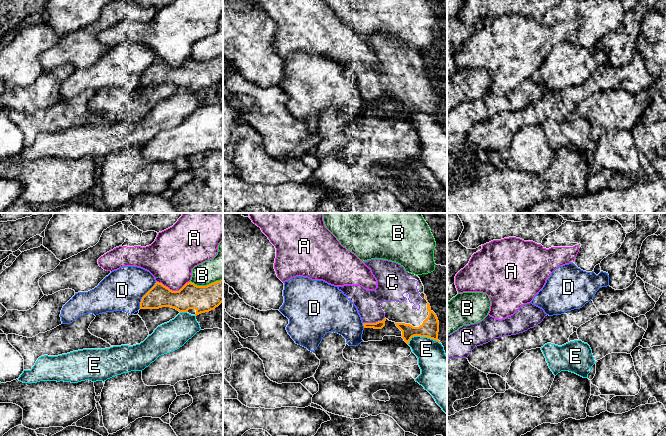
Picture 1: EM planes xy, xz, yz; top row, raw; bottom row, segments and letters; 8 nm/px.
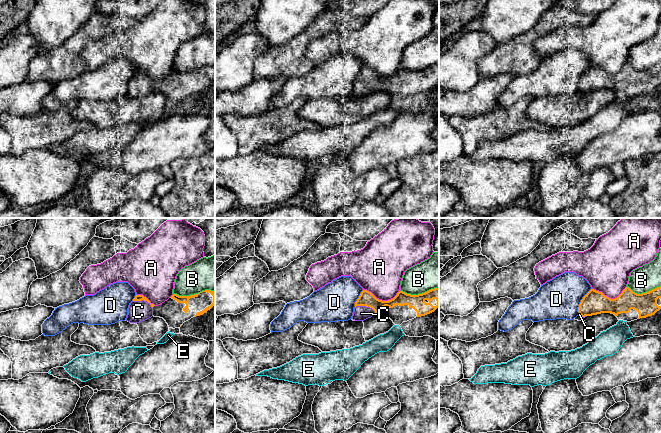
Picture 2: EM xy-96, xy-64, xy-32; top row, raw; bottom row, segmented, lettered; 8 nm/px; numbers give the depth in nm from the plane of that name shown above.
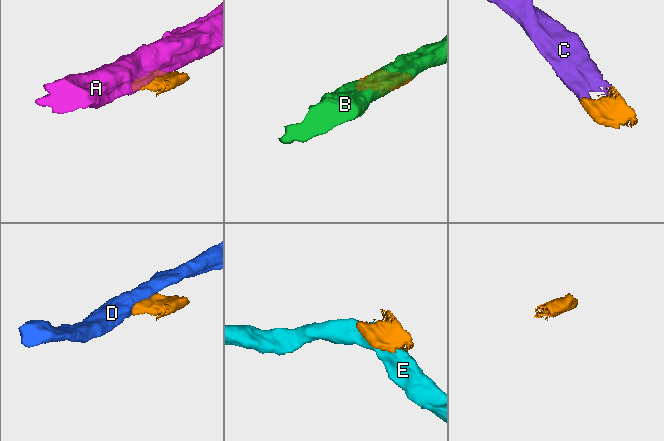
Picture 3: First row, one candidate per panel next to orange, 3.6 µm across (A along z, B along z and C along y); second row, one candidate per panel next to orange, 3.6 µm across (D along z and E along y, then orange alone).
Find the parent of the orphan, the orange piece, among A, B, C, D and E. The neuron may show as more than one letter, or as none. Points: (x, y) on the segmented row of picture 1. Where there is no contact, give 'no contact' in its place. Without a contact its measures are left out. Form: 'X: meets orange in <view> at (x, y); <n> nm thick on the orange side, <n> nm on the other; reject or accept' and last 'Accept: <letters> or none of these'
A: meets orange in xy at (173, 291); 220 nm thick on the orange side, 380 nm on the other; reject
B: meets orange in xy at (207, 285); 220 nm thick on the orange side, 200 nm on the other; reject
C: meets orange in xz at (373, 323); 60 nm thick on the orange side, 200 nm on the other; accept
D: meets orange in xy at (144, 295); 180 nm thick on the orange side, 340 nm on the other; reject
E: meets orange in xz at (424, 336); 140 nm thick on the orange side, 240 nm on the other; reject
Accept: C

